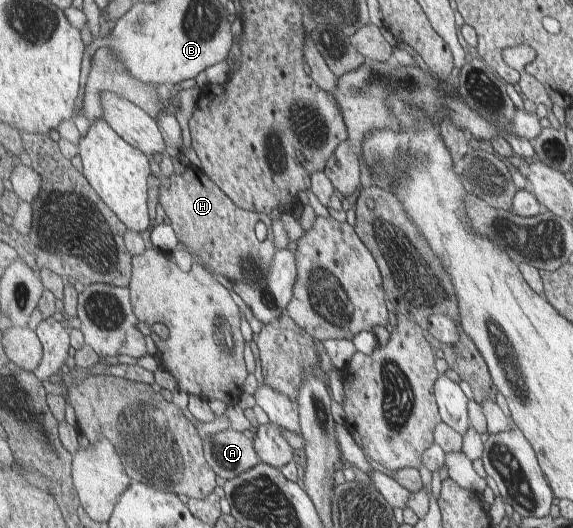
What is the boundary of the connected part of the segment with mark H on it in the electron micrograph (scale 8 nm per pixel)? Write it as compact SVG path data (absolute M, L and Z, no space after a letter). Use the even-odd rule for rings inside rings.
M189 164L183 173L173 173L169 177L161 175L159 202L170 220L174 231L179 235L181 244L186 245L191 253L195 253L202 260L207 270L227 278L231 283L241 281L249 284L257 283L261 287L265 275L271 269L273 253L277 253L275 245L271 243L271 227L273 221L264 212L253 212L239 208L229 197L217 187L211 177L207 177L202 169Z

